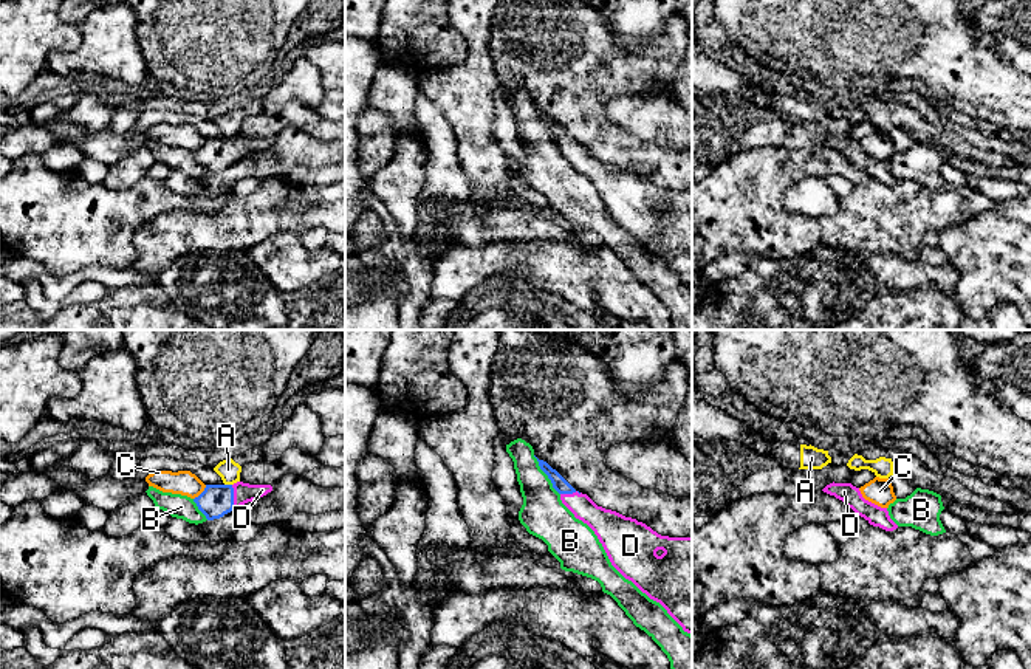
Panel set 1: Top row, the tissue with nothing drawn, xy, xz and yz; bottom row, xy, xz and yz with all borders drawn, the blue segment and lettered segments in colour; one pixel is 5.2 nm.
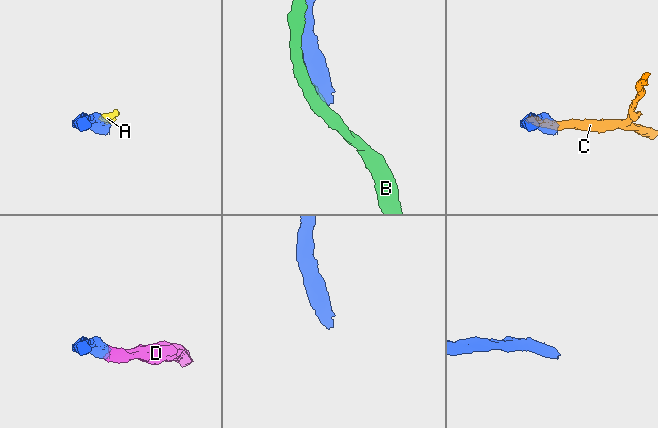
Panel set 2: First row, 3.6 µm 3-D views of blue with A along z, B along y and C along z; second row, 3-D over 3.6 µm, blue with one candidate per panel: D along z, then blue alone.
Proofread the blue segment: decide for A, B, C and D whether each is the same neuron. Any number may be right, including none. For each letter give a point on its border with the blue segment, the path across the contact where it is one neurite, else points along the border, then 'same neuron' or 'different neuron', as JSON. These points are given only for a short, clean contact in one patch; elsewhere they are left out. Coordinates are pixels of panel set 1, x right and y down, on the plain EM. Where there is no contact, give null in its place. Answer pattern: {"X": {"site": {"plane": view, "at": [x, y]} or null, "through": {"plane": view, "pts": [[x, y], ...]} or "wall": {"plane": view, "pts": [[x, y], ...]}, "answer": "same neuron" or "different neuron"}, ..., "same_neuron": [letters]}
{"A": {"site": {"plane": "xy", "at": [228, 138]}, "wall": {"plane": "xy", "pts": [[225, 137], [231, 138]]}, "answer": "different neuron"}, "B": {"site": {"plane": "xz", "at": [547, 127]}, "answer": "different neuron"}, "C": {"site": {"plane": "xy", "at": [202, 146]}, "wall": {"plane": "xy", "pts": [[206, 138], [194, 152]]}, "answer": "different neuron"}, "D": {"site": {"plane": "xy", "at": [232, 150]}, "through": {"plane": "xy", "pts": [[215, 154], [232, 150], [243, 146]]}, "answer": "same neuron"}, "same_neuron": ["D"]}

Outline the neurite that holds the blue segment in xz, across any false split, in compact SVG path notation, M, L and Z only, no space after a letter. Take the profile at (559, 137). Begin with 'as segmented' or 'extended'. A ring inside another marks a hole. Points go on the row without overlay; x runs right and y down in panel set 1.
extended; M539 113L562 156L587 177L611 218L692 288L692 190L661 189L636 172L598 160Z

